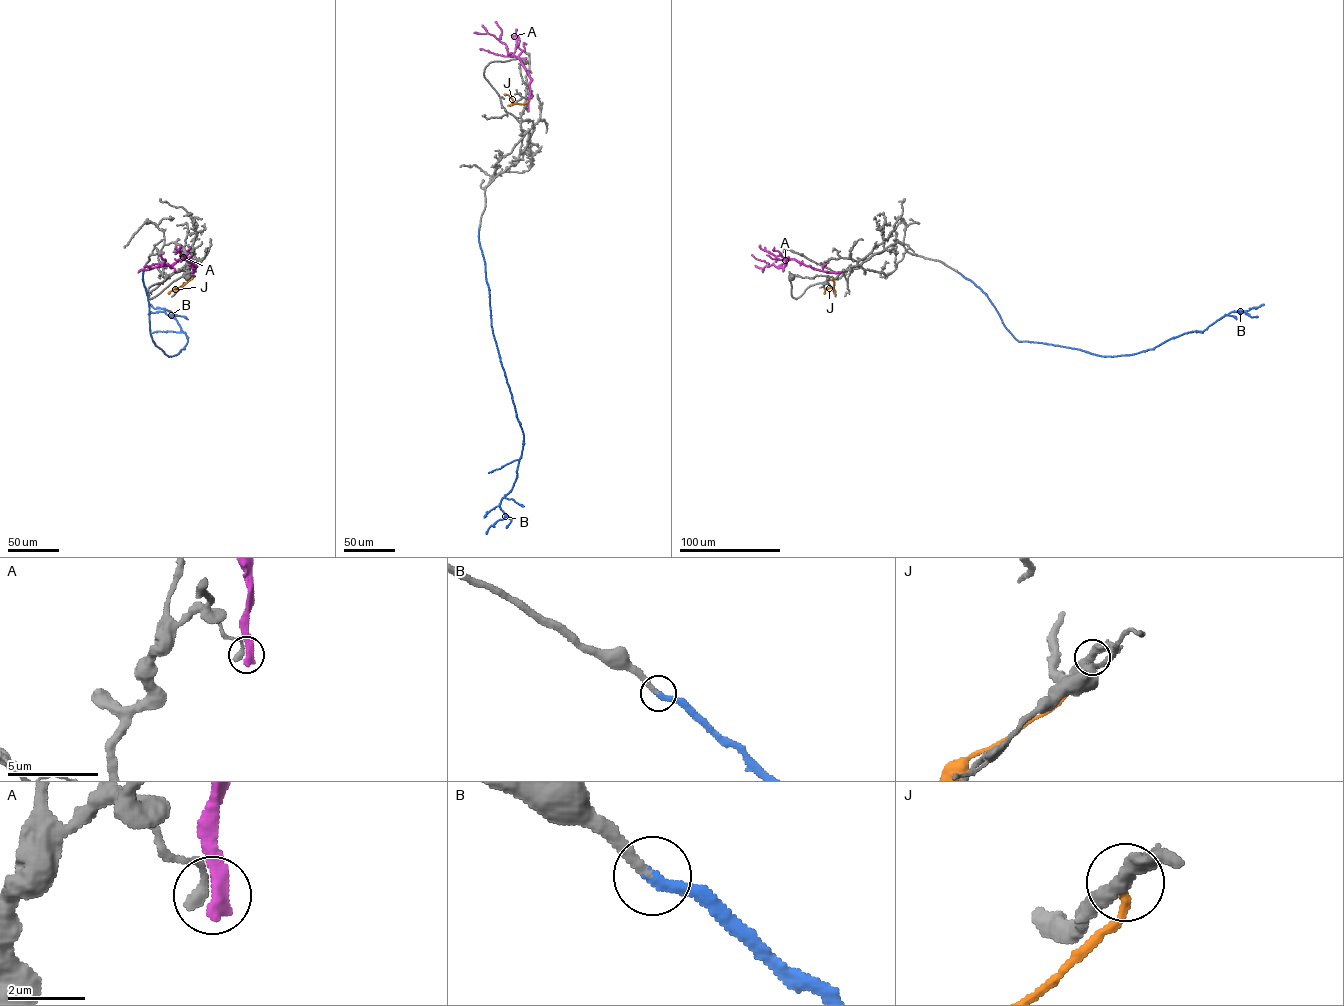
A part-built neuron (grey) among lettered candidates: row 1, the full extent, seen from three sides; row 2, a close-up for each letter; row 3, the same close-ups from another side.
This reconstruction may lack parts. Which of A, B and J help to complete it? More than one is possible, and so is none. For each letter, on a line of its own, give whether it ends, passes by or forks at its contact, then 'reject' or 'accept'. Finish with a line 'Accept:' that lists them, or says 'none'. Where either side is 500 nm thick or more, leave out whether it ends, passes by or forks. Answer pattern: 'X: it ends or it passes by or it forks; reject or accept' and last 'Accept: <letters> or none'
A: it ends; reject
B: it ends; accept
J: it ends; reject
Accept: B

